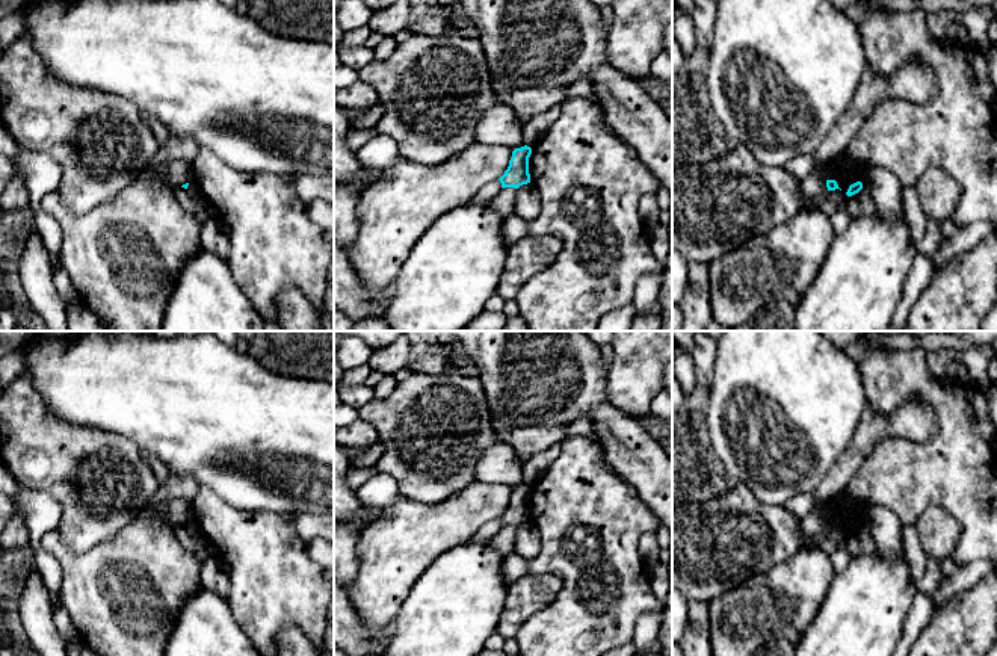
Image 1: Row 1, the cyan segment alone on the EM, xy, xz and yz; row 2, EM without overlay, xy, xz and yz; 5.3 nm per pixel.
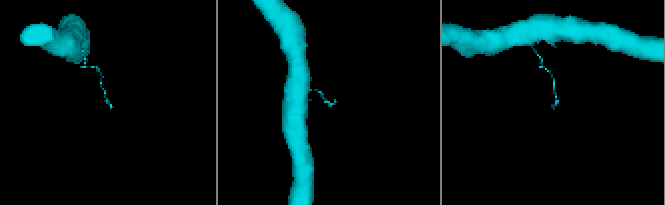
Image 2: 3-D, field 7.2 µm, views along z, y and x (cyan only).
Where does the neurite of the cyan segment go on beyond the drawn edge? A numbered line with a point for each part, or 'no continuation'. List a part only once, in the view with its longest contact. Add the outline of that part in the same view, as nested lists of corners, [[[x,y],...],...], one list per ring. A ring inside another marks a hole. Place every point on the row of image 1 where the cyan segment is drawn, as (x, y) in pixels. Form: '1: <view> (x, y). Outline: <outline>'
no continuation

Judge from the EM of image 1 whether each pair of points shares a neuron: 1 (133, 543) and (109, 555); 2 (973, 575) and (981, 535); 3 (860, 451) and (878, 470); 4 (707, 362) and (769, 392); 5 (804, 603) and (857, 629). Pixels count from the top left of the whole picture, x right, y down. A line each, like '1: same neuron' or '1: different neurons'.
1: same neuron
2: different neurons
3: different neurons
4: different neurons
5: different neurons

